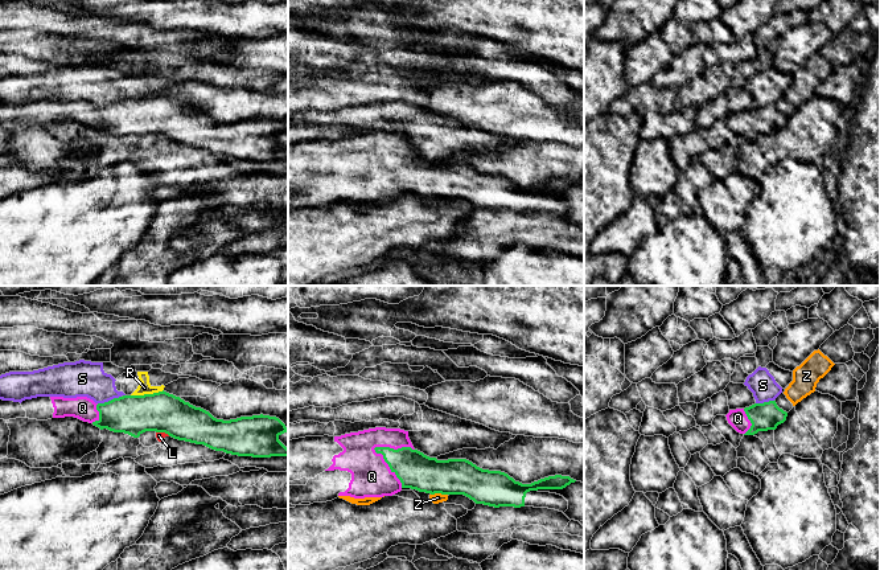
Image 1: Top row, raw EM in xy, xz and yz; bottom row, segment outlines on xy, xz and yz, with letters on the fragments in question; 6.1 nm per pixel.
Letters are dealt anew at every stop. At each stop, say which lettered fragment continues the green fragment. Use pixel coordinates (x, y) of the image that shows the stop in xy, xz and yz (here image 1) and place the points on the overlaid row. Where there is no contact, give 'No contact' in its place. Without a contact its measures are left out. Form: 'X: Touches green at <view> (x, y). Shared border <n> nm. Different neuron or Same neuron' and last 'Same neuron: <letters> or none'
L: Touches green at xy (163, 431). Shared border 90 nm. Different neuron
Q: Touches green at xz (389, 466). Shared border 300 nm. Same neuron
R: Touches green at xy (147, 394). Shared border 200 nm. Different neuron
S: Touches green at xy (109, 401). Shared border 150 nm. Different neuron
Z: Touches green at xz (439, 492). Shared border 100 nm. Different neuron
Same neuron: Q

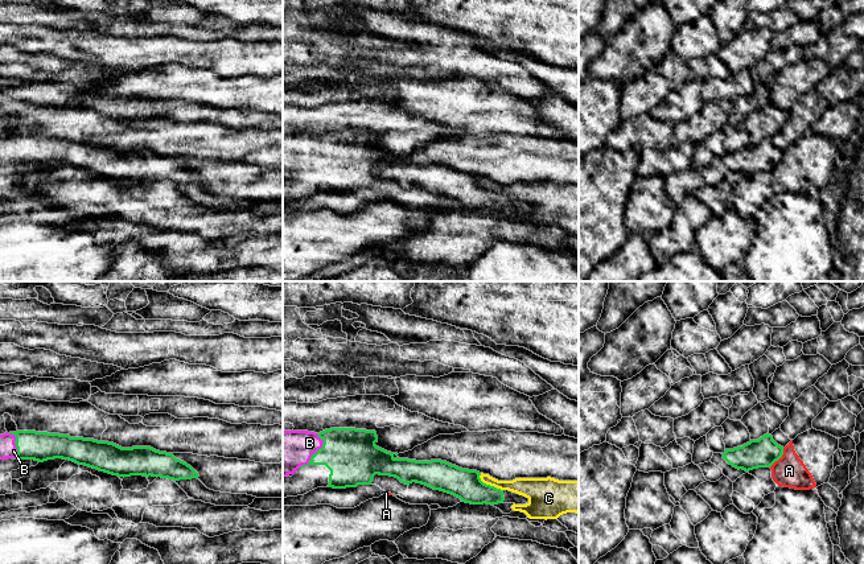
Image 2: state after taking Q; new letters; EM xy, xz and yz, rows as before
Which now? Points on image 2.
A: Touches green at yz (778, 458). Shared border 150 nm. Different neuron
B: Touches green at xz (316, 452). Shared border 240 nm. Same neuron
C: Touches green at xz (489, 485). Shared border 180 nm. Different neuron
Same neuron: B

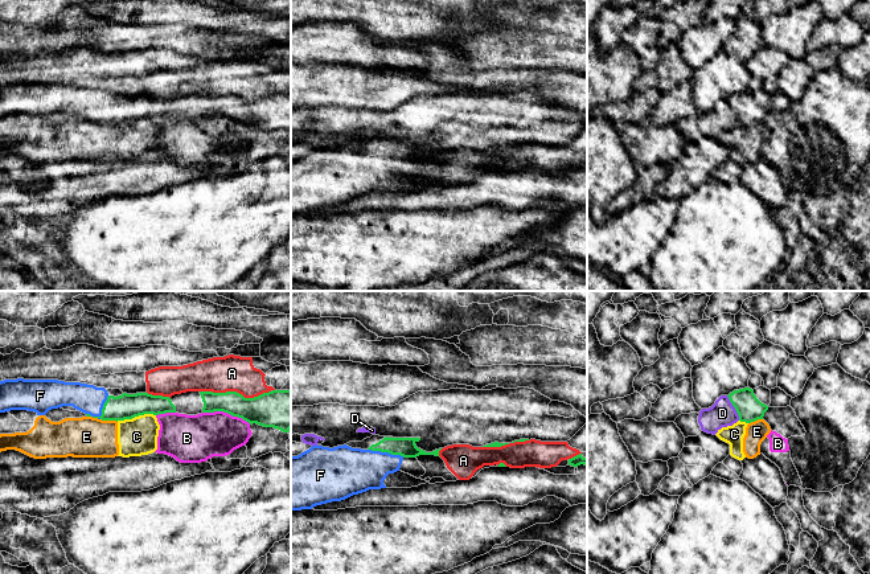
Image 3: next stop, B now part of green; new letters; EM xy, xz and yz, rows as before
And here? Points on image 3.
A: Touches green at xy (236, 392). Shared border 440 nm. Different neuron
B: Touches green at xy (226, 411). Shared border 300 nm. Different neuron
C: Touches green at xy (135, 415). Shared border 240 nm. Different neuron
D: Touches green at yz (734, 406). Shared border 170 nm. Different neuron
E: Touches green at xy (109, 419). Shared border 110 nm. Different neuron
F: Touches green at xy (102, 413). Shared border 180 nm. Same neuron
Same neuron: F

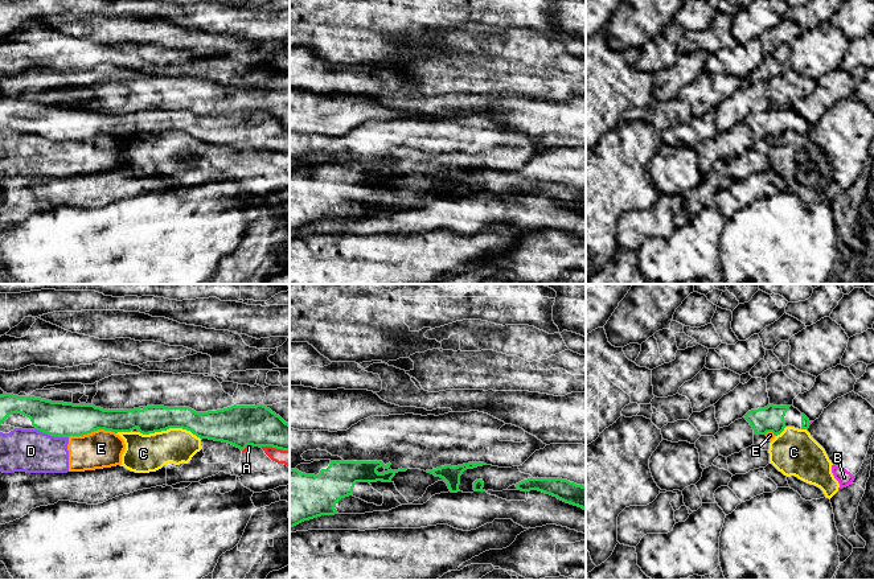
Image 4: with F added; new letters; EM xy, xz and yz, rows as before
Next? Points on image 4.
A: Touches green at xy (275, 447). Shared border 180 nm. Different neuron
B: Touches green at yz (809, 422). Shared border 30 nm. Different neuron
C: Touches green at xy (169, 427). Shared border 400 nm. Different neuron
D: Touches green at xy (52, 435). Shared border 200 nm. Different neuron
E: Touches green at xy (91, 431). Shared border 300 nm. Different neuron
Same neuron: none

